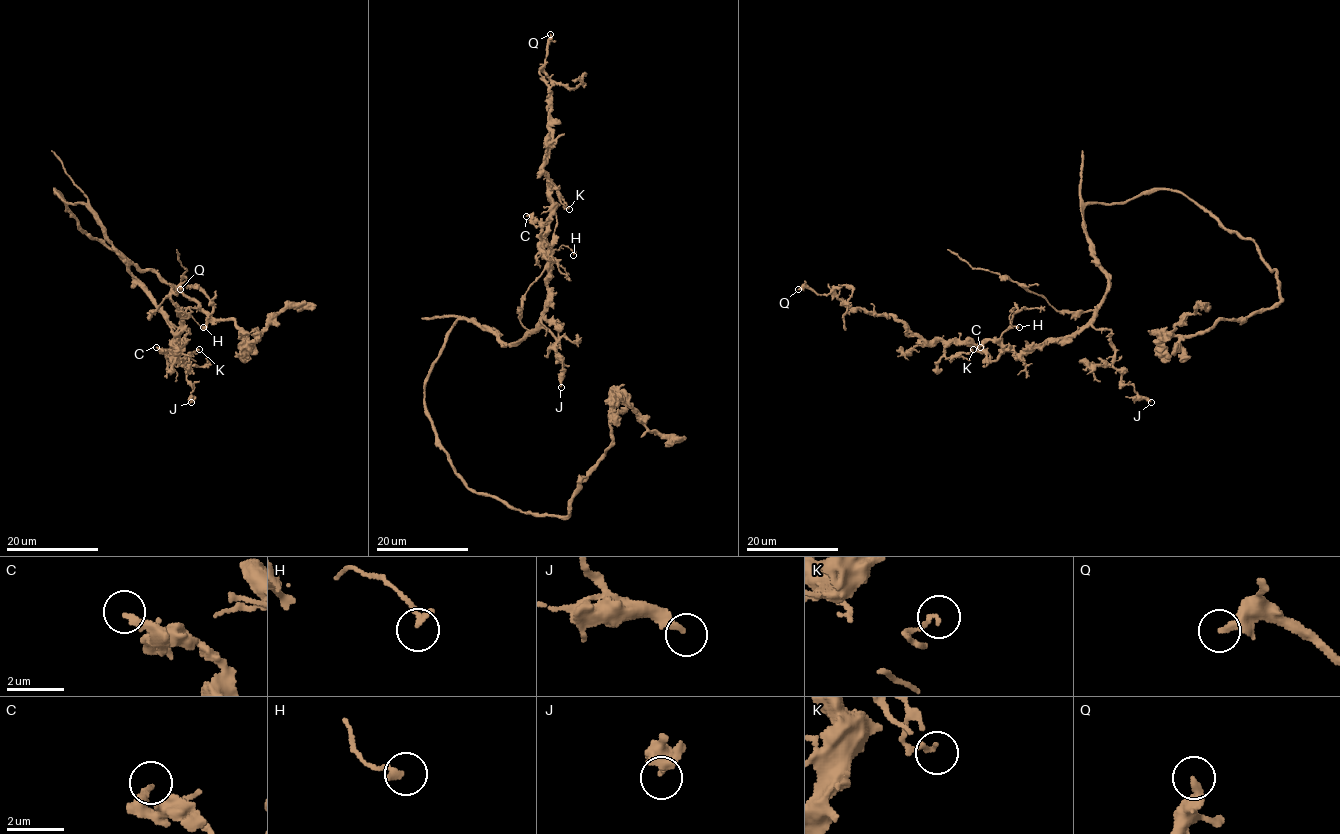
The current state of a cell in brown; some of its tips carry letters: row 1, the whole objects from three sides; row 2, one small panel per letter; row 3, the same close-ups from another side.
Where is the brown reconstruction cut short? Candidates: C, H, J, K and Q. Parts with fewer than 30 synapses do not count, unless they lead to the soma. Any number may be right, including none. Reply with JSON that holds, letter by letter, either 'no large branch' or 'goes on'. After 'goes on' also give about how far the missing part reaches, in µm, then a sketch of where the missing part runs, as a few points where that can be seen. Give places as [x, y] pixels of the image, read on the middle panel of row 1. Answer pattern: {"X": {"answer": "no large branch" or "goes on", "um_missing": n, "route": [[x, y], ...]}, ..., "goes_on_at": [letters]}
{"C": {"answer": "no large branch"}, "H": {"answer": "no large branch"}, "J": {"answer": "no large branch"}, "K": {"answer": "no large branch"}, "Q": {"answer": "no large branch"}, "goes_on_at": []}

